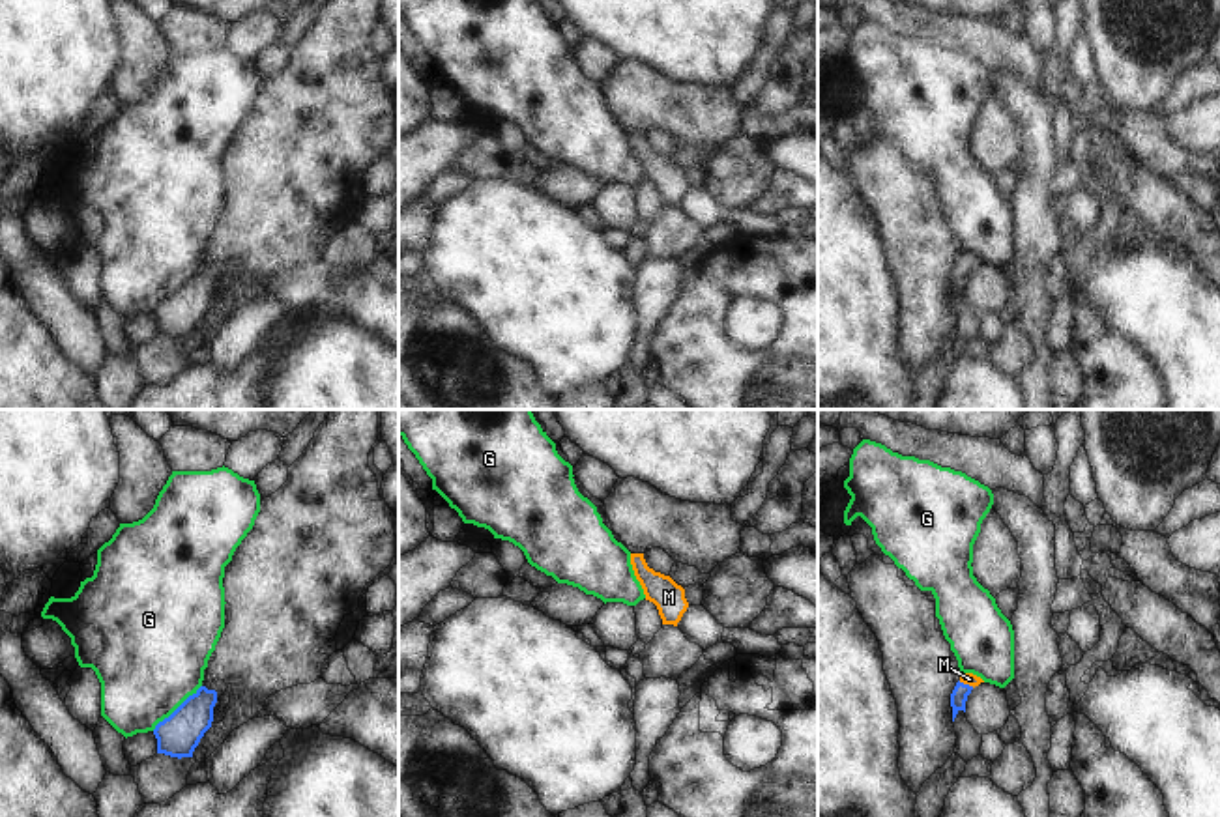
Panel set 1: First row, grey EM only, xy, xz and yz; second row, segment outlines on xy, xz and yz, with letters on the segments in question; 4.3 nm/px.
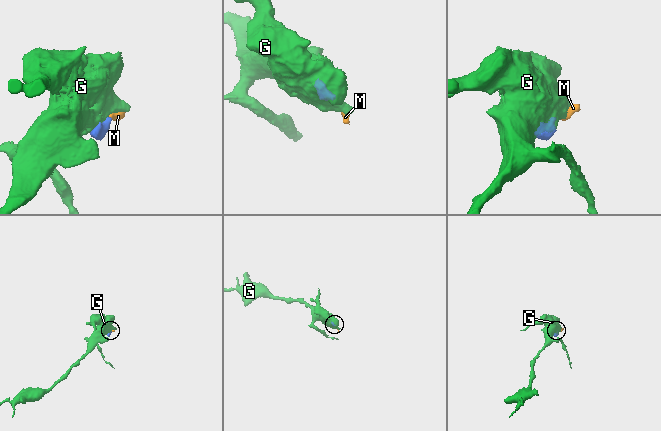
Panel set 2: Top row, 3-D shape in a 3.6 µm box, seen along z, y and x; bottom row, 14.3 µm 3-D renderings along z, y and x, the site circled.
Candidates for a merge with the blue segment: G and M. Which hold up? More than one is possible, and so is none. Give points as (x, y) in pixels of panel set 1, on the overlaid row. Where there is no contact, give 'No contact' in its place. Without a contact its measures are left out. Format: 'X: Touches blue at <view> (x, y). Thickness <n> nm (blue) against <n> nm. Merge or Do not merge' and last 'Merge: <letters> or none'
G: Touches blue at xy (178, 707). Thickness 180 nm (blue) against 480 nm. Do not merge
M: Touches blue at yz (966, 685). Thickness 70 nm (blue) against 50 nm. Merge
Merge: M.

